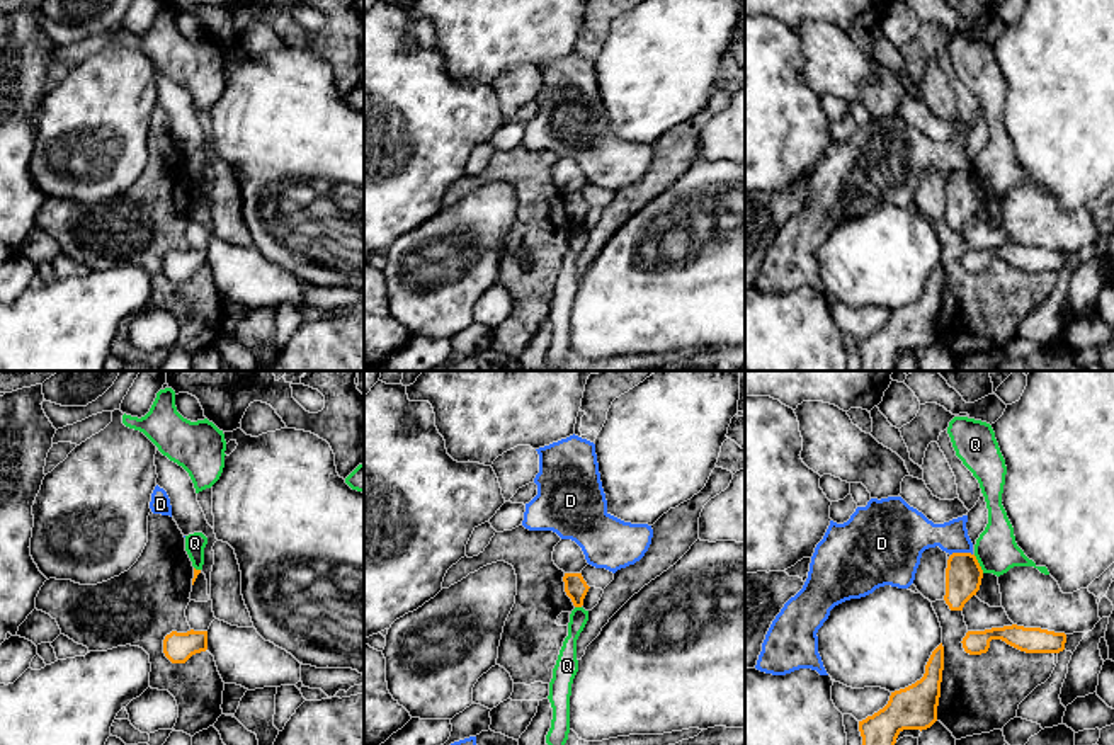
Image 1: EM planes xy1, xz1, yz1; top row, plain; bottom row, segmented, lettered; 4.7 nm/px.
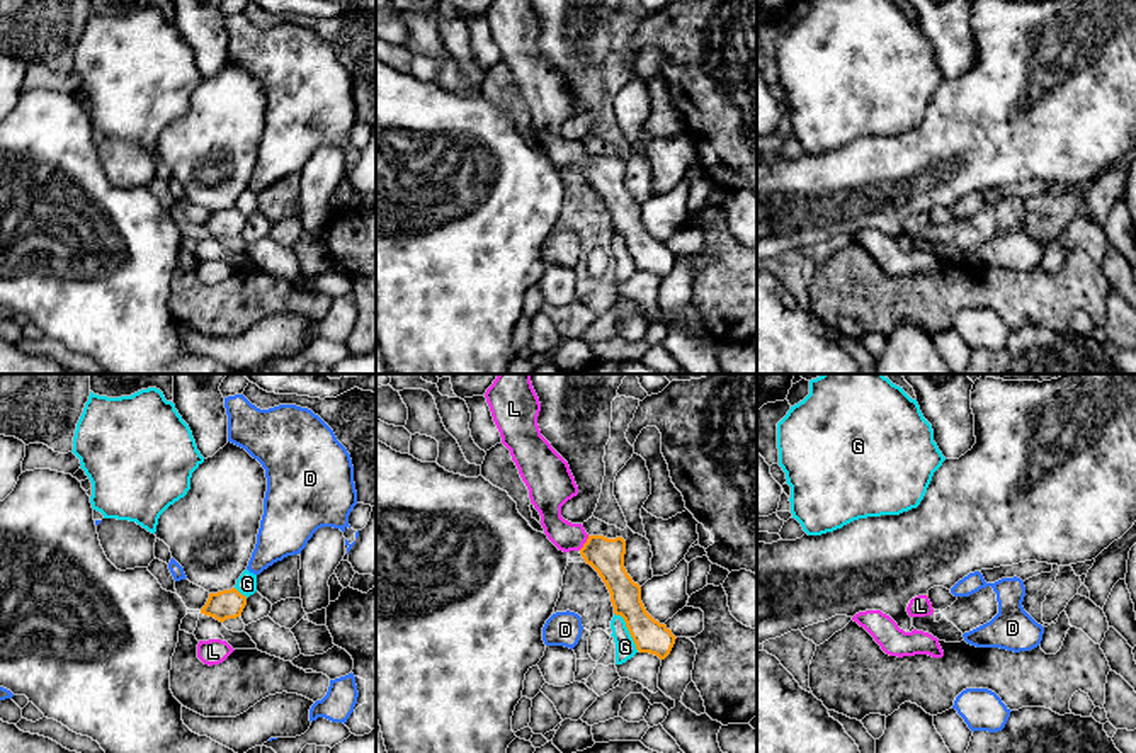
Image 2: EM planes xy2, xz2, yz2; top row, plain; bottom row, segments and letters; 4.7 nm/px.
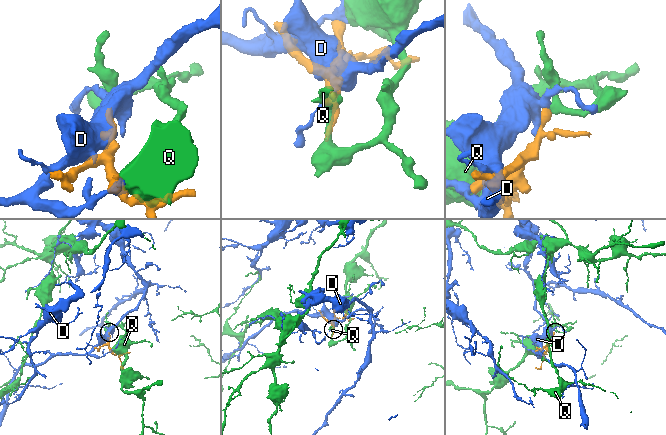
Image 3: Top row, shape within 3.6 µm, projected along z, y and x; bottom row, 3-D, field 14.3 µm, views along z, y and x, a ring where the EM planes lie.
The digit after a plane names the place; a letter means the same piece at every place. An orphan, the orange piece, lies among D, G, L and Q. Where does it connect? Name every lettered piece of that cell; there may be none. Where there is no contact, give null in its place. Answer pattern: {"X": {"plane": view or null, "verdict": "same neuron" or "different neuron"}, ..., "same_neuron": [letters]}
{"D": {"plane": "yz1", "verdict": "different neuron"}, "G": {"plane": "xz2", "verdict": "different neuron"}, "L": {"plane": "xz2", "verdict": "same neuron"}, "Q": {"plane": "yz1", "verdict": "different neuron"}, "same_neuron": ["L"]}

